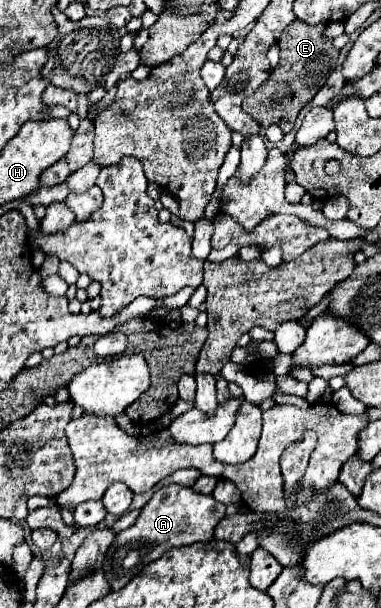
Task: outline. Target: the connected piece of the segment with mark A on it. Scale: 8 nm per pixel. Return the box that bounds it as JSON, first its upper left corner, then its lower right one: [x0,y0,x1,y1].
[102,485,226,591]

